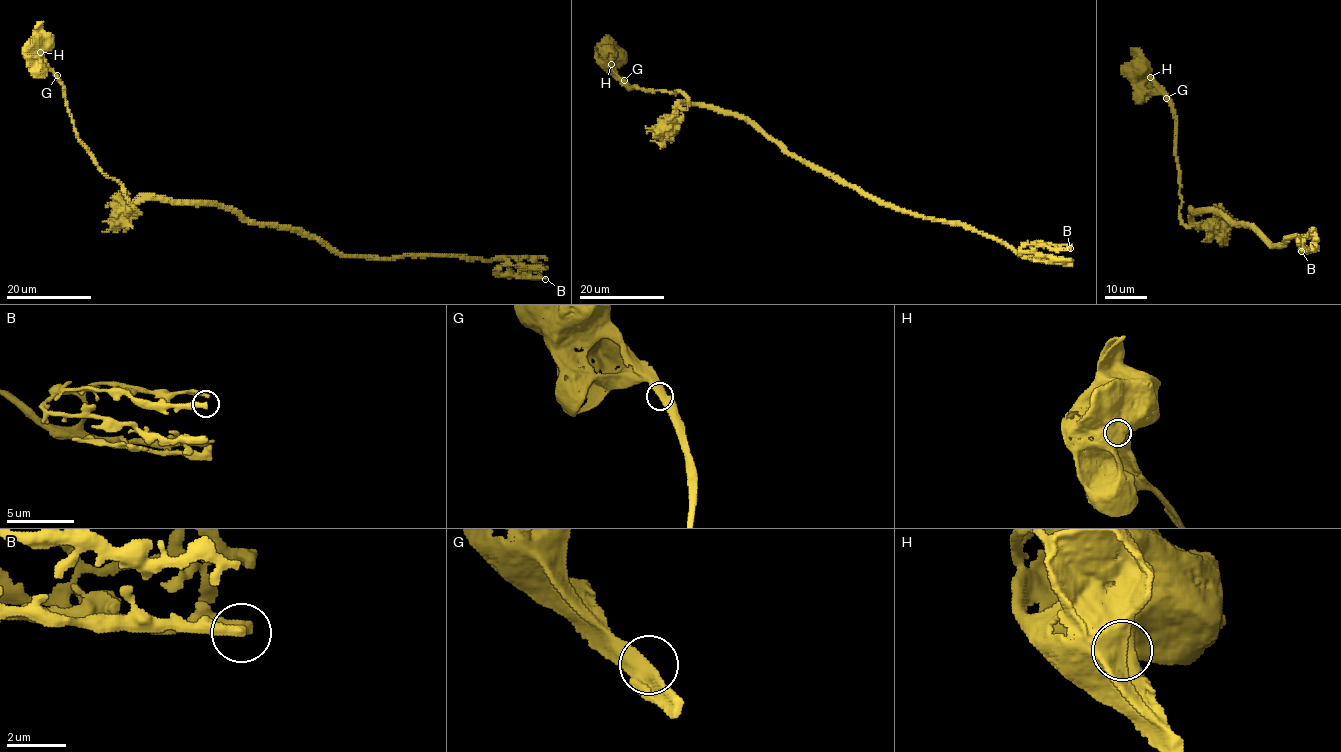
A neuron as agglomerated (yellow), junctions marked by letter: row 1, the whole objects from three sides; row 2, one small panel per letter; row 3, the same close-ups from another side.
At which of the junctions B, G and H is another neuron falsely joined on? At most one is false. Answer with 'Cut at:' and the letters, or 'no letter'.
Cut at: no letter

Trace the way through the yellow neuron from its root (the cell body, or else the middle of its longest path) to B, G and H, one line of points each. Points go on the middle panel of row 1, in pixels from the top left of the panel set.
B: (615, 54), (629, 88), (679, 90), (683, 109), (747, 117), (881, 201), (1025, 256), (1026, 243), (1070, 248)
G: (615, 54), (612, 51), (611, 66), (624, 80)
H: (615, 54), (612, 51), (611, 64)

